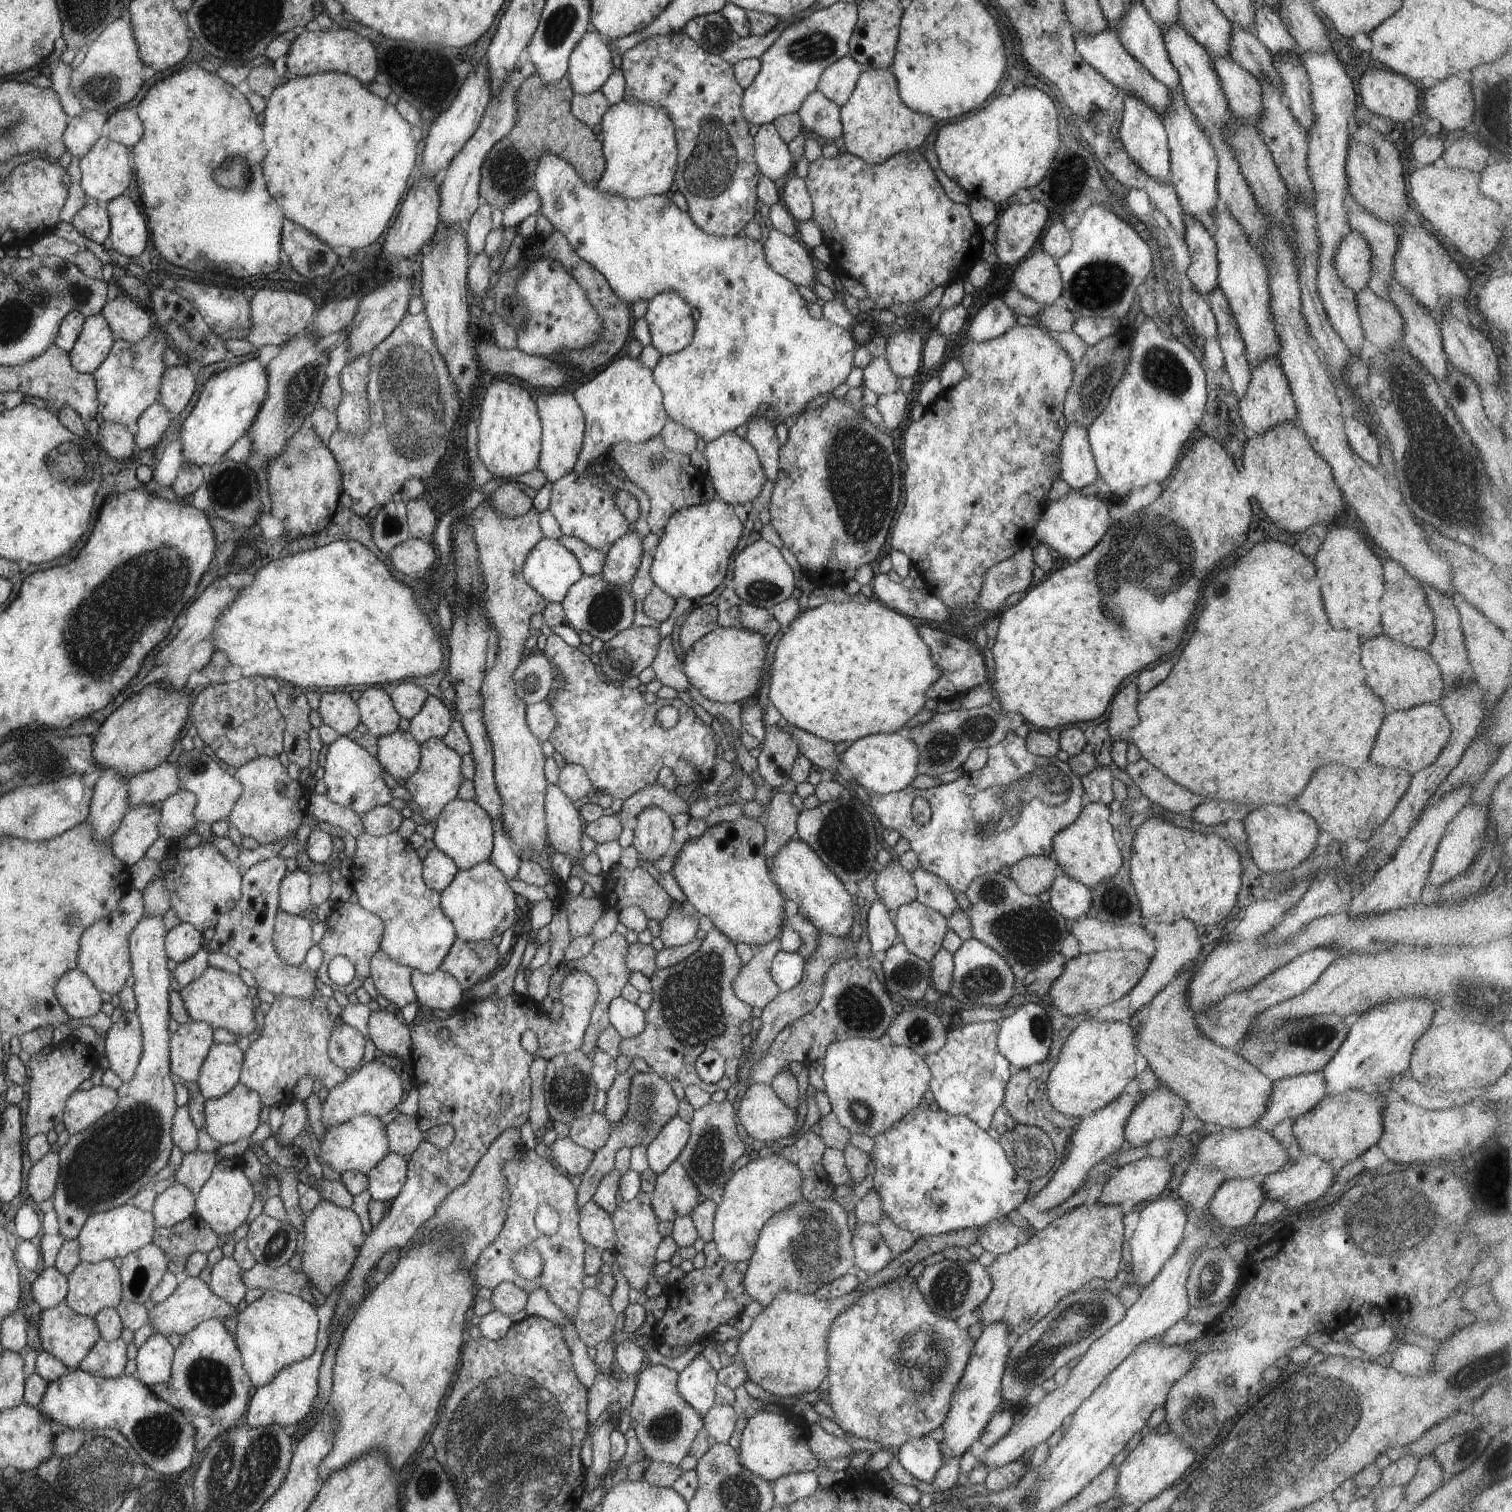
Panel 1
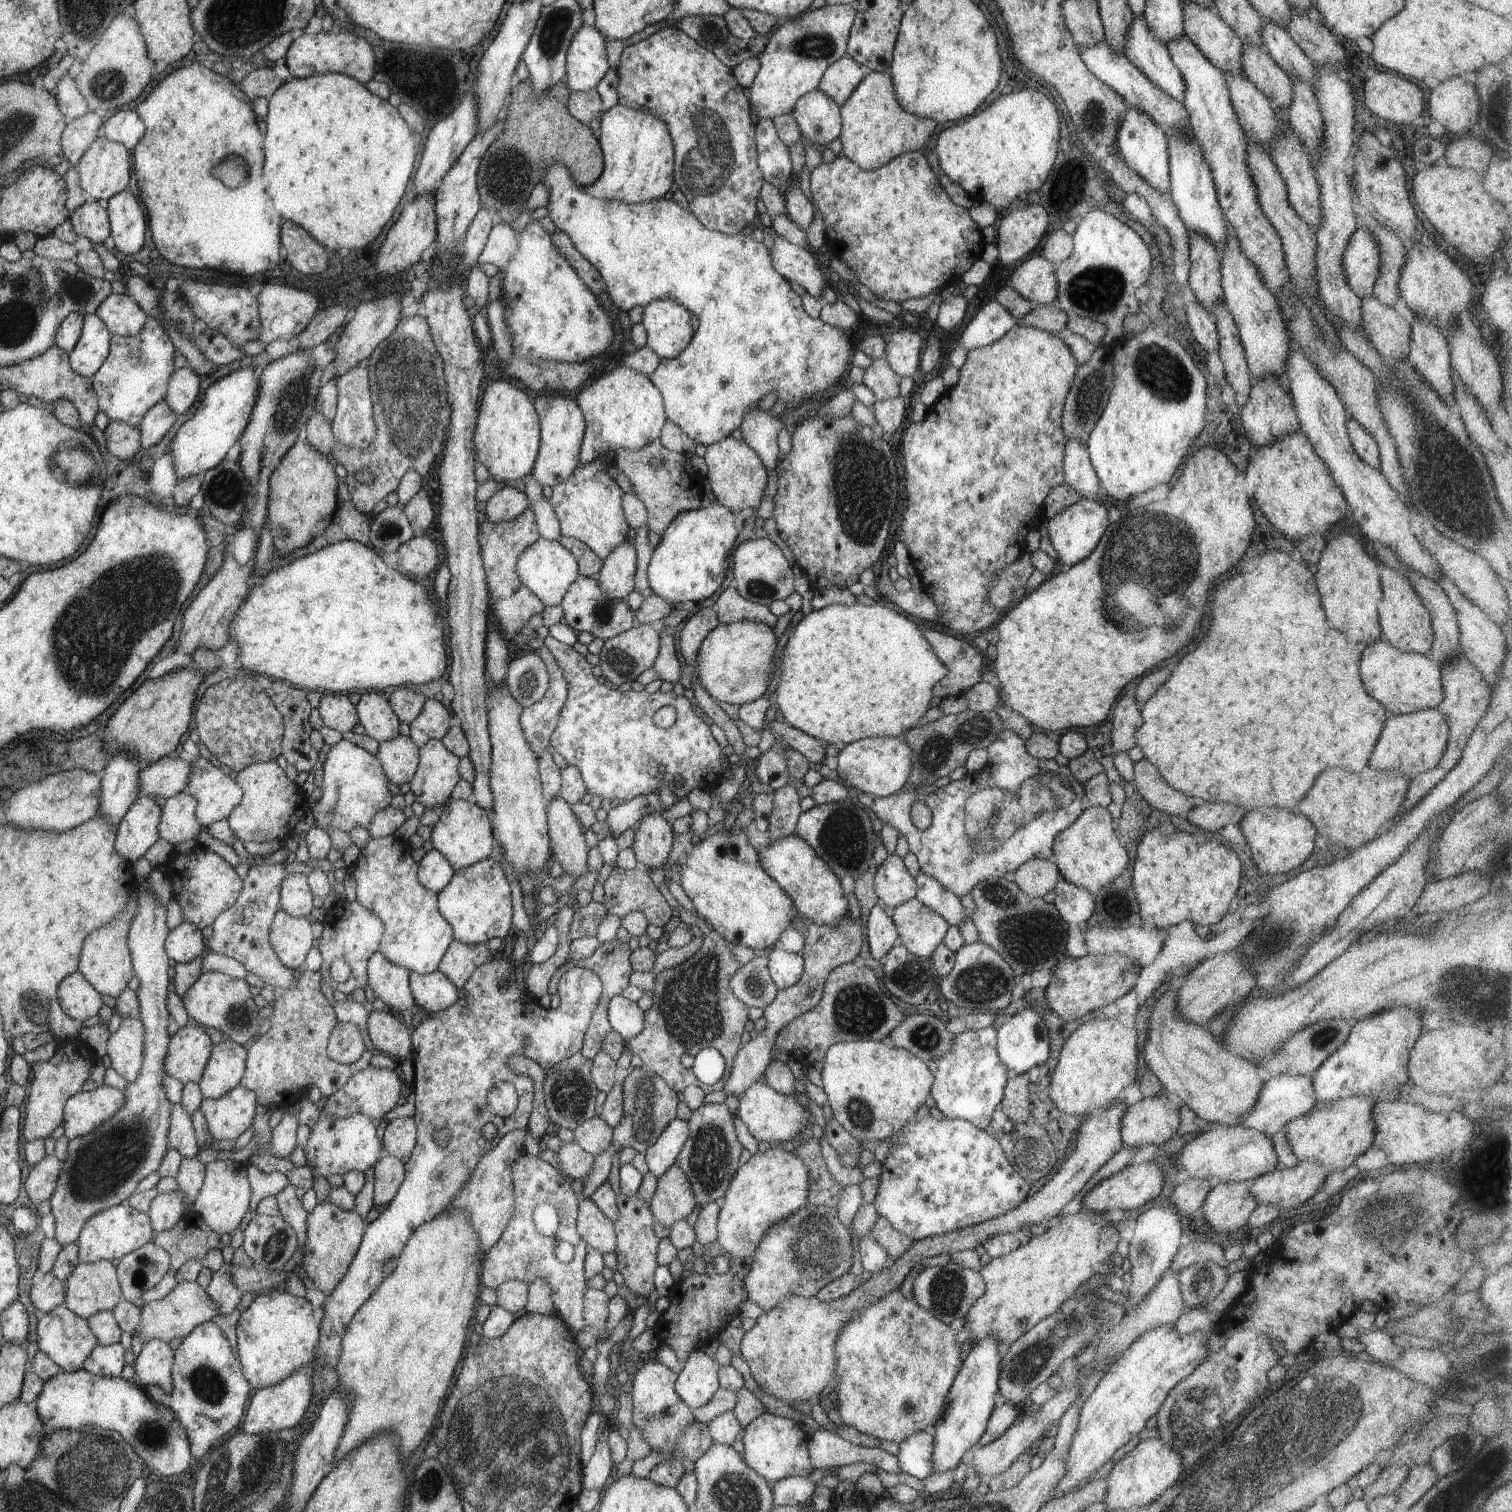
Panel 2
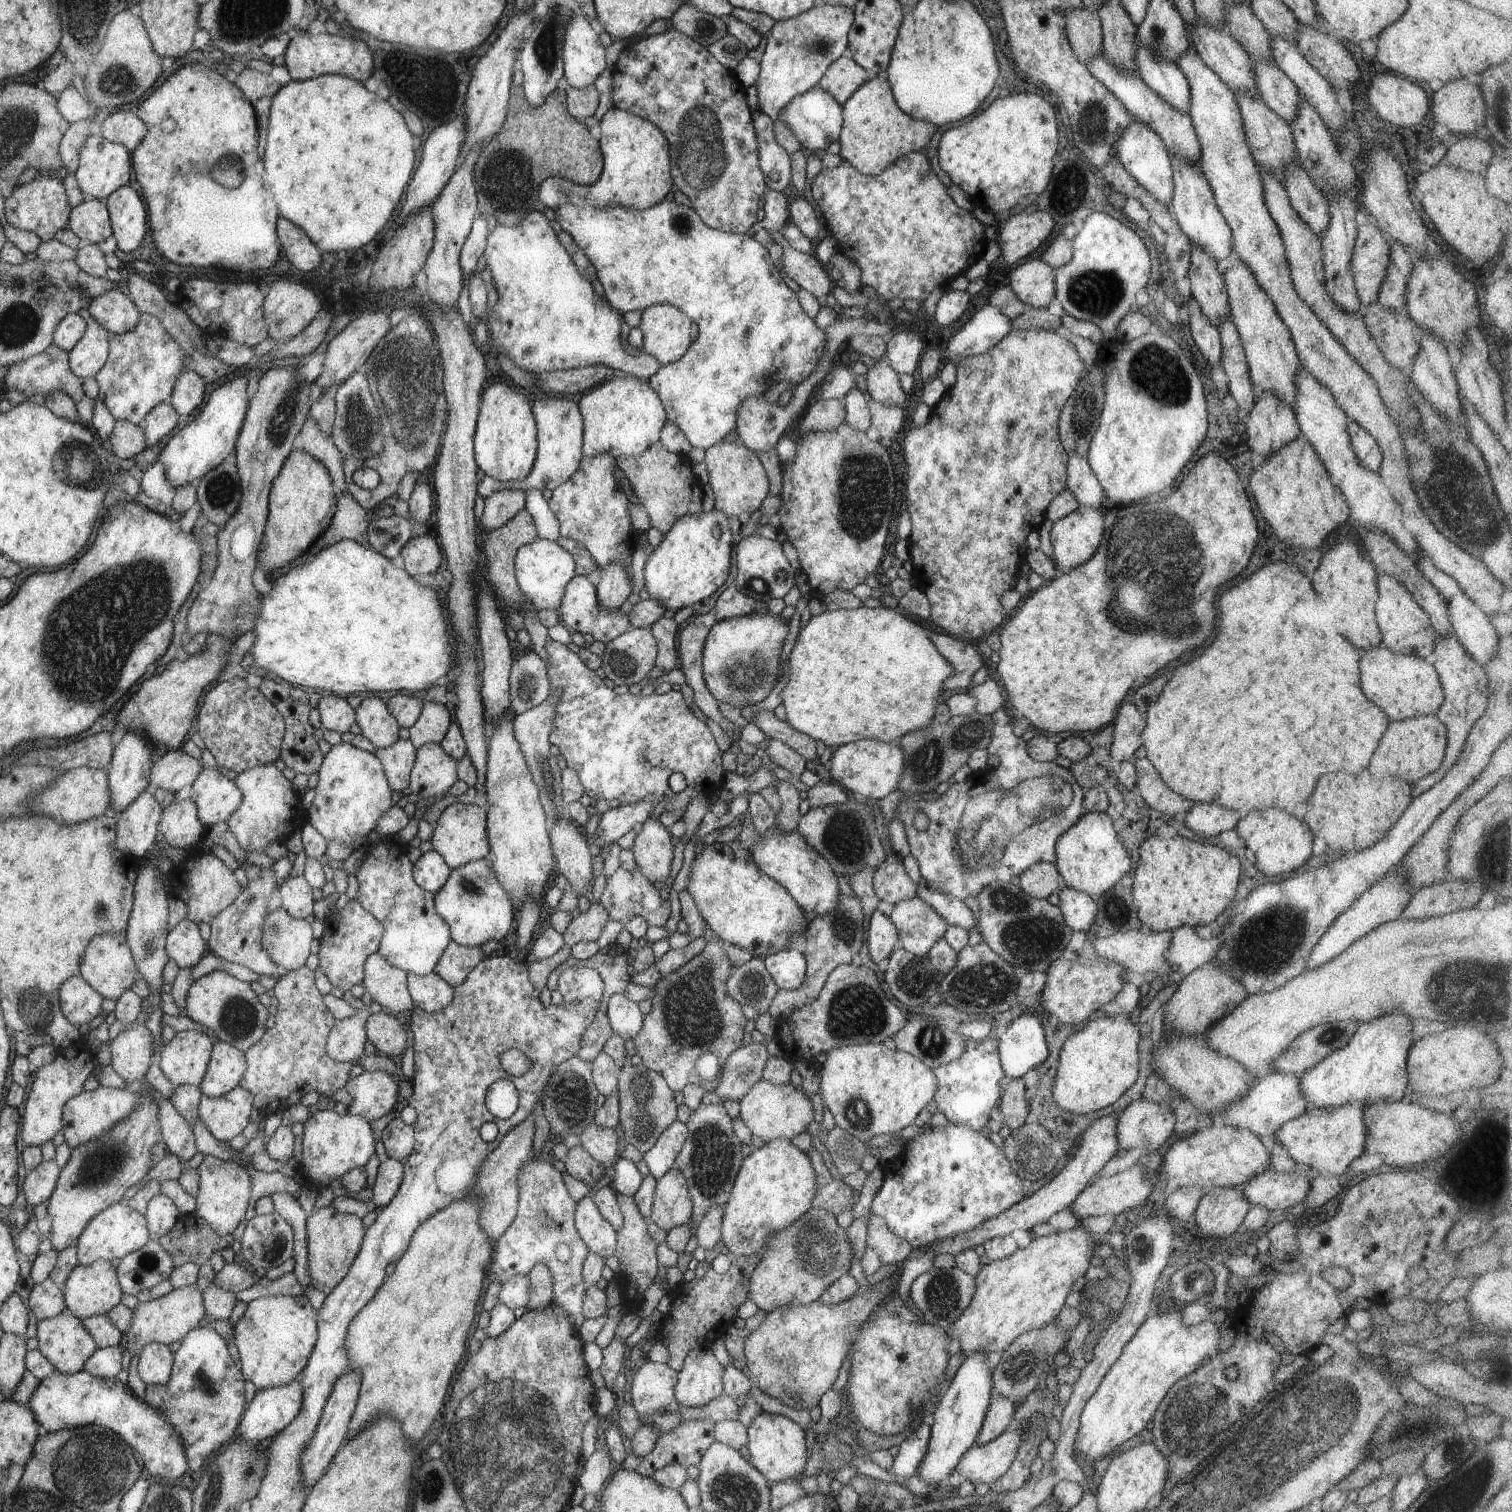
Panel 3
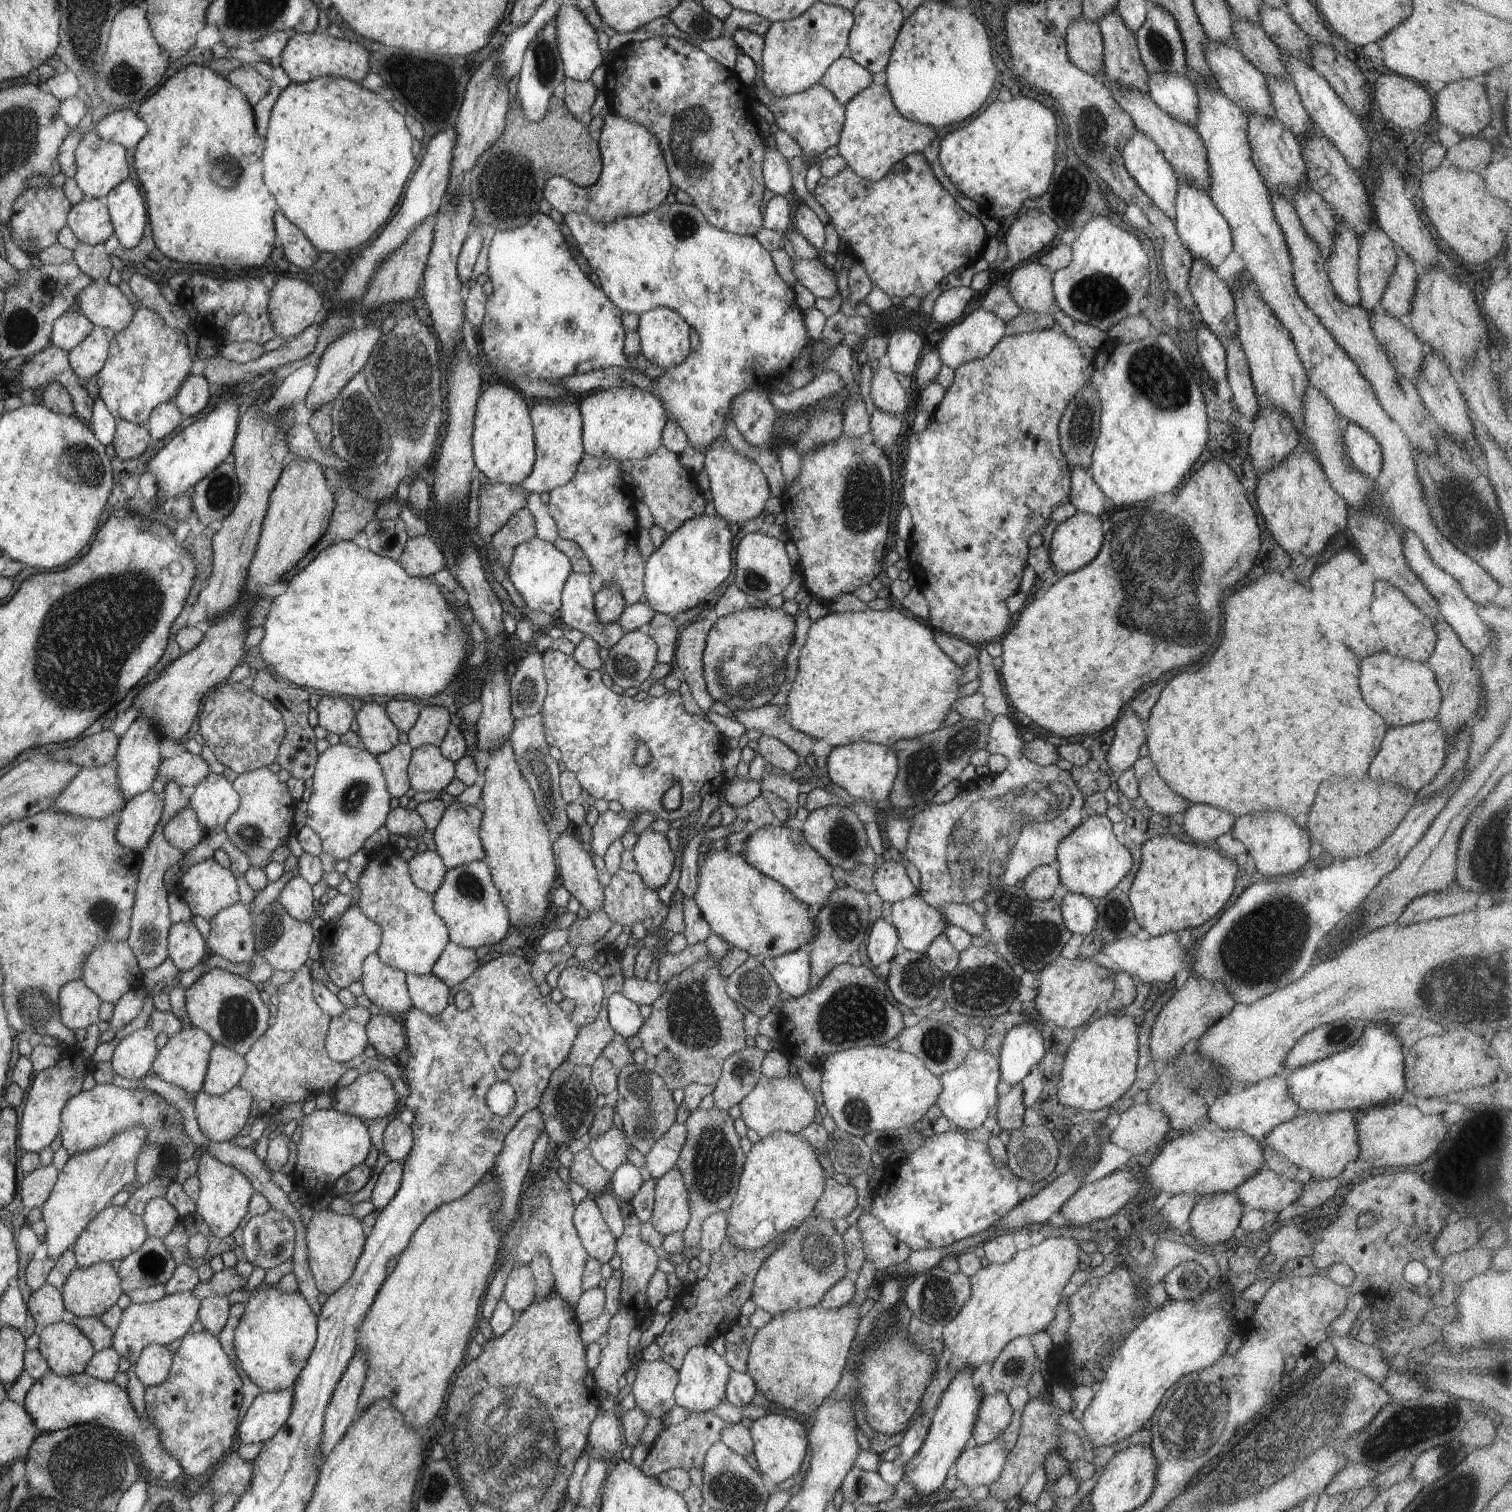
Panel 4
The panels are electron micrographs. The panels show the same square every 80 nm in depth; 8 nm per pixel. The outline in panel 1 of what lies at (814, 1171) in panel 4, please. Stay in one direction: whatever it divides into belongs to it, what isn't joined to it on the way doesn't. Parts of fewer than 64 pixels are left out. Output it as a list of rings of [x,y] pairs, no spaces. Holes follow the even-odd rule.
[[[781,1153],[754,1158],[731,1174],[723,1186],[722,1204],[717,1205],[713,1222],[713,1241],[724,1260],[733,1263],[749,1260],[766,1221],[803,1198],[803,1178],[803,1172]]]

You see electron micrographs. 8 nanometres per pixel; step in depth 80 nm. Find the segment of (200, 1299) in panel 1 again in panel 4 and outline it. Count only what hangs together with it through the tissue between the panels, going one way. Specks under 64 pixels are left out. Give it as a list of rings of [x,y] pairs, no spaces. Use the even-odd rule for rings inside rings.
[[[192,1292],[164,1295],[160,1300],[151,1303],[131,1303],[122,1311],[119,1323],[113,1331],[110,1347],[134,1365],[141,1352],[152,1343],[165,1346],[177,1338],[183,1338],[197,1319],[200,1308],[201,1300],[198,1300]]]

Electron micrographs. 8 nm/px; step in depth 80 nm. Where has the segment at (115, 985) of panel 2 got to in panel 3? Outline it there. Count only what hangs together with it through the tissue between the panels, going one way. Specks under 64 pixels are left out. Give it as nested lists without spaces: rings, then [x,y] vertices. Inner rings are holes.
[[[128,932],[106,933],[96,935],[89,946],[86,947],[85,956],[81,960],[80,975],[94,989],[97,989],[103,997],[110,1000],[118,1000],[125,994],[126,990],[136,982],[136,978],[141,978],[138,974],[137,964],[132,960],[130,947],[127,940]]]

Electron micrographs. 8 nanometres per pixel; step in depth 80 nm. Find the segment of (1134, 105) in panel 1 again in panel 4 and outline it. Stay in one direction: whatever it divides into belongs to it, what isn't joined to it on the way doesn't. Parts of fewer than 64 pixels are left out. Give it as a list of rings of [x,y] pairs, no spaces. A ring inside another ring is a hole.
[[[1138,131],[1123,146],[1122,154],[1126,170],[1138,183],[1138,186],[1152,199],[1155,206],[1160,208],[1166,216],[1175,219],[1177,213],[1175,198],[1177,197],[1179,180],[1171,164],[1164,158],[1162,151],[1154,144],[1154,141]]]

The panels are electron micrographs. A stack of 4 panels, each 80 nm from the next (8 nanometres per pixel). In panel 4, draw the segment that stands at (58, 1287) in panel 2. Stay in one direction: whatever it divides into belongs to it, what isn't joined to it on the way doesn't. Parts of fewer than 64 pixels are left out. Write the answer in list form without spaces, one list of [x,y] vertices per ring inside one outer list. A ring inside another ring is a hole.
[[[46,1283],[31,1293],[27,1309],[38,1326],[59,1323],[65,1309],[61,1291]]]

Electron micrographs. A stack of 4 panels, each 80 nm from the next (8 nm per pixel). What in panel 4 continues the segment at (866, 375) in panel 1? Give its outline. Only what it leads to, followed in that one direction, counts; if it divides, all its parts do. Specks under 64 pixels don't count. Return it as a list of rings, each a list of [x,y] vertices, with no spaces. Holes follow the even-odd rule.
[[[891,368],[873,372],[871,398],[878,410],[903,418],[908,410],[906,389],[899,383],[898,374]]]

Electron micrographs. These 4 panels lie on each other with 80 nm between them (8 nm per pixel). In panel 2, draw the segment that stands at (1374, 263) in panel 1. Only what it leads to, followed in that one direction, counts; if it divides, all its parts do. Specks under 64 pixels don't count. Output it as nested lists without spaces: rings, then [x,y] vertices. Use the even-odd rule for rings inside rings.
[[[1372,226],[1381,252],[1381,271],[1374,285],[1373,294],[1382,303],[1393,307],[1398,302],[1399,280],[1405,266],[1407,248],[1402,239],[1389,228]]]

